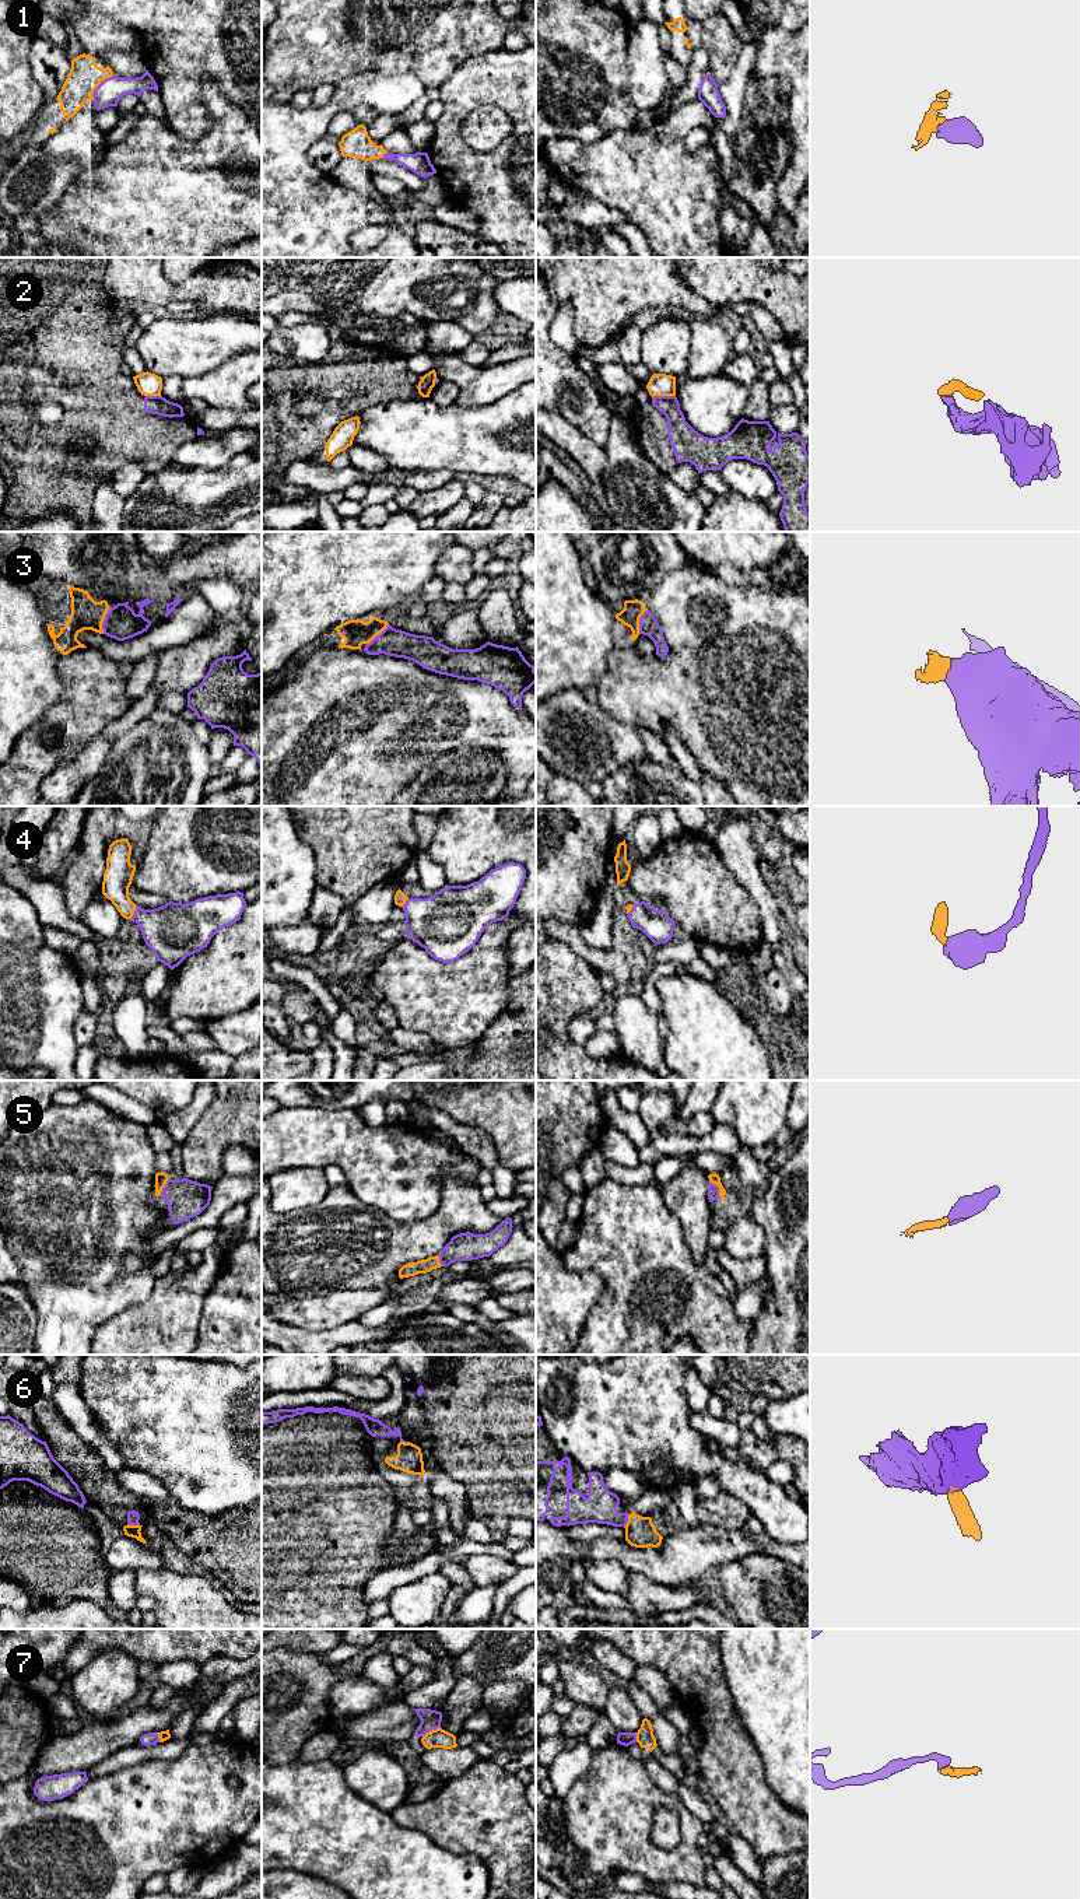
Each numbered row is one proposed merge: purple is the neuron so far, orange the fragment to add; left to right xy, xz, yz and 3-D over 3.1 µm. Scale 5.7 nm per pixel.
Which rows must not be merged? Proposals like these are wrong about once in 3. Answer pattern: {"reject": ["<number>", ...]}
{"reject": ["2", "6", "7"]}

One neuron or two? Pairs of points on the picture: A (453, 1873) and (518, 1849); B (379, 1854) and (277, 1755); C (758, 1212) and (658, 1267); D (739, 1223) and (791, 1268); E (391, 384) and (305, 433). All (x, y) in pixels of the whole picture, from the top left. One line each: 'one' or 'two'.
A: two
B: two
C: two
D: two
E: one

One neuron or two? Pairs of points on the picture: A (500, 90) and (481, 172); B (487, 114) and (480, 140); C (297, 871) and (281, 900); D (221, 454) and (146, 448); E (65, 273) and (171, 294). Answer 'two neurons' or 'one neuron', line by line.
A: one neuron
B: one neuron
C: one neuron
D: two neurons
E: two neurons

